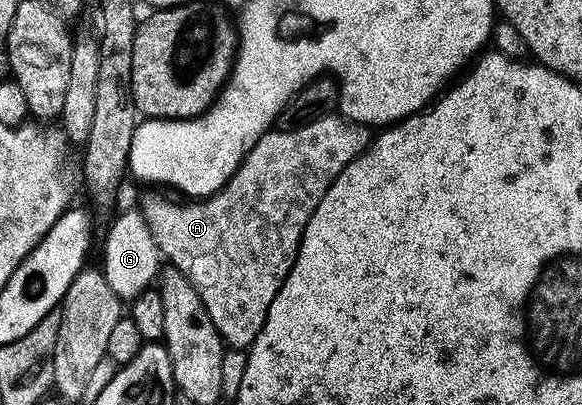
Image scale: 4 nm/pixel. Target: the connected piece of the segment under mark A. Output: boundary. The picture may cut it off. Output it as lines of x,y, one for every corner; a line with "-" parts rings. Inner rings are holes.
328,114
300,128
267,132
255,143
253,150
249,150
249,154
244,156
243,161
239,163
235,173
227,179
227,185
220,192
215,192
206,198
191,198
183,202
187,204
178,204
177,201
166,200
163,196
147,196
144,198
141,211
149,230
153,234
155,244
159,247
160,257
170,267
175,268
181,274
185,274
185,278
191,283
193,290
197,290
197,294
201,298
213,326
219,332
219,337
221,337
227,348
250,349
252,342
261,330
261,326
265,326
265,318
269,306
273,306
273,298
279,293
285,278
293,270
301,246
303,231
313,214
313,210
317,210
317,202
321,202
321,198
325,198
325,190
329,190
329,186
333,186
333,182
341,174
341,170
345,170
345,166
349,166
349,162
353,162
370,146
372,139
373,132
368,125
359,124
356,120
348,120
342,114

